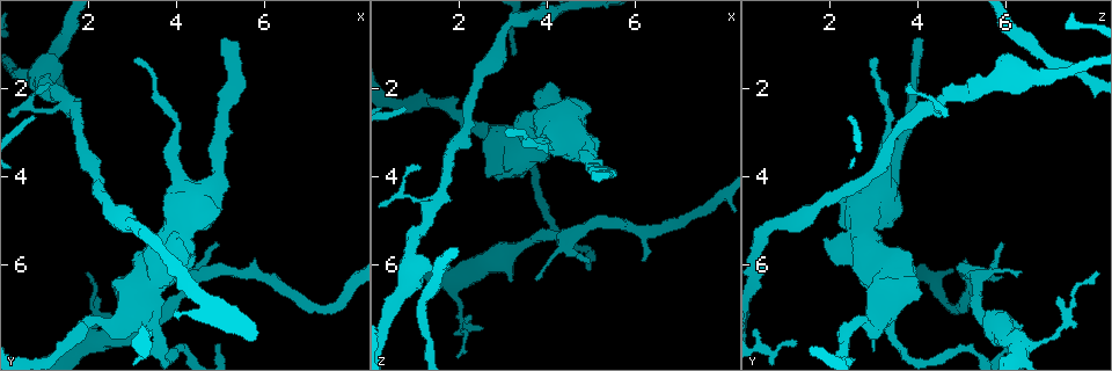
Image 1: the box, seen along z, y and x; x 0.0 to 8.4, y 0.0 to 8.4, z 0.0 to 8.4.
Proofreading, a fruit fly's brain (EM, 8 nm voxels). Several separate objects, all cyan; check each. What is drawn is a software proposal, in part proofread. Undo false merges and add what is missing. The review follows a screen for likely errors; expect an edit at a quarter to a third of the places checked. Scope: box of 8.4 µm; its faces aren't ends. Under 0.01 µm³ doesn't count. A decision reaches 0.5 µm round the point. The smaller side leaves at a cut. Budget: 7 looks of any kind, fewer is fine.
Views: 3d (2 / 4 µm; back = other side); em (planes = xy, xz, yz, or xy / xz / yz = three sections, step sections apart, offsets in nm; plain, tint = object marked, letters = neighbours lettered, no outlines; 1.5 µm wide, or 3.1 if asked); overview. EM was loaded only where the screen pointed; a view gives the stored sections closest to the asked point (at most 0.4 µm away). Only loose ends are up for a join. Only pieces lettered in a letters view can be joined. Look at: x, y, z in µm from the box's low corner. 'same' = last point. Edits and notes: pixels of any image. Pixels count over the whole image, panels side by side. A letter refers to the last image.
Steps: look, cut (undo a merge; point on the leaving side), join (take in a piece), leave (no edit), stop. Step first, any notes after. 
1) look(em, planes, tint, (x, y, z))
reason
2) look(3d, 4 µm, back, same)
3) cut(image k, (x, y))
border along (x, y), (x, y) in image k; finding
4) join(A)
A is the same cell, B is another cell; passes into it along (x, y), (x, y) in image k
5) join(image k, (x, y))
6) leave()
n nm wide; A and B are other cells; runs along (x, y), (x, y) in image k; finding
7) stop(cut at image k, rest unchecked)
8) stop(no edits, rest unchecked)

look(em, yz, step 8, letters, (3.25, 7.70, 1.25))
thin end

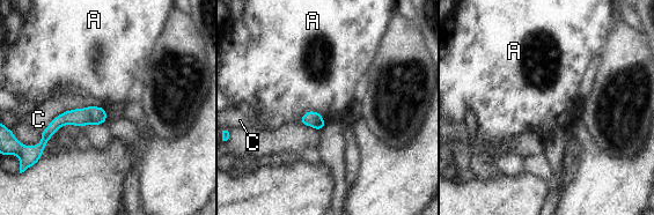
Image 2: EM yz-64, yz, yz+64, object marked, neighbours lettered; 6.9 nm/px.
leave()
C touches over 480 nm; A and C are other cells; none of them fits

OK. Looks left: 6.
look(em, xy, step 8, tint, (5.05, 0.90, 3.90))
an open end

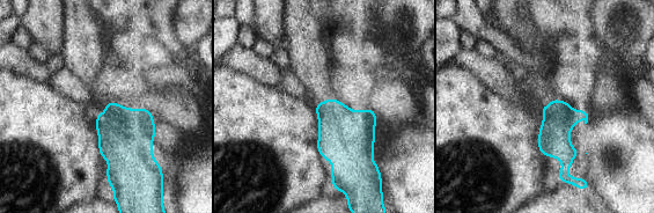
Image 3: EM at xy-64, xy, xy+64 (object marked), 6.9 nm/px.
look(em, planes, letters, same)
cut it another way

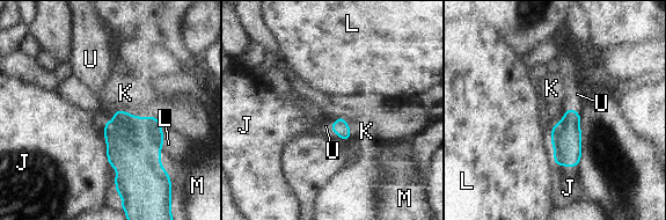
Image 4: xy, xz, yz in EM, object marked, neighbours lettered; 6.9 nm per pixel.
join(U)
110 nm wide; U is the same cell, J, K, L and M are other cells; passes into it along (565, 136), (571, 109), (572, 73) in image 4; the neuron continues

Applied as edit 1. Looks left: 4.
stop(join at image 4, rest unchecked)

